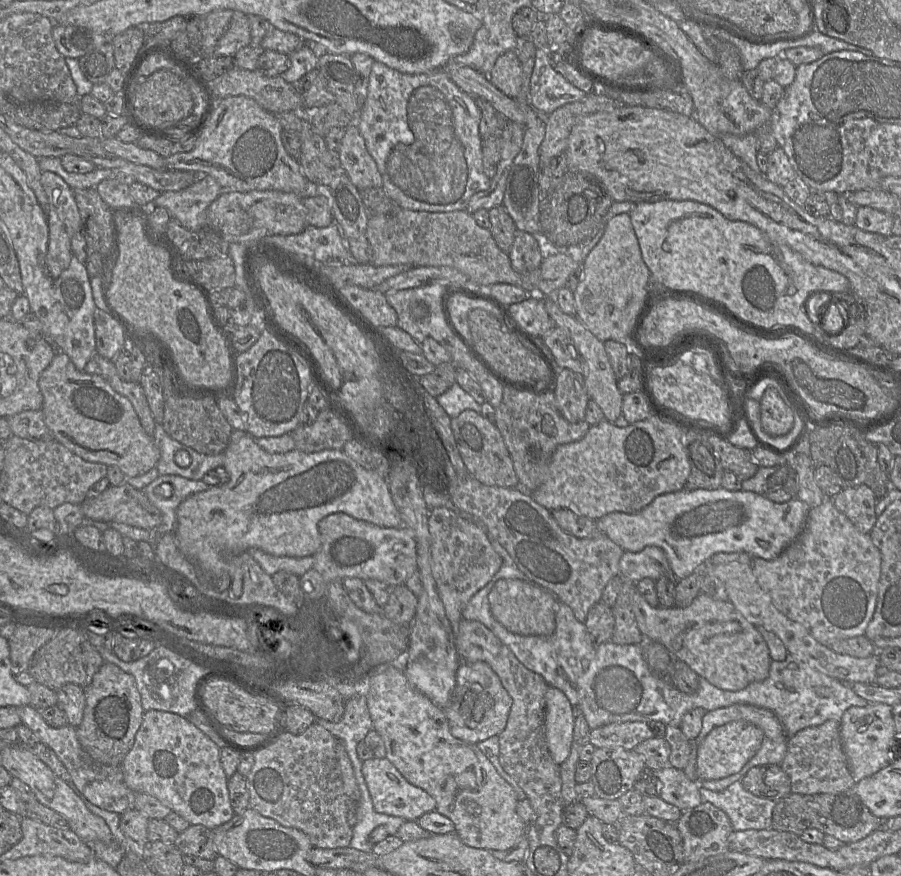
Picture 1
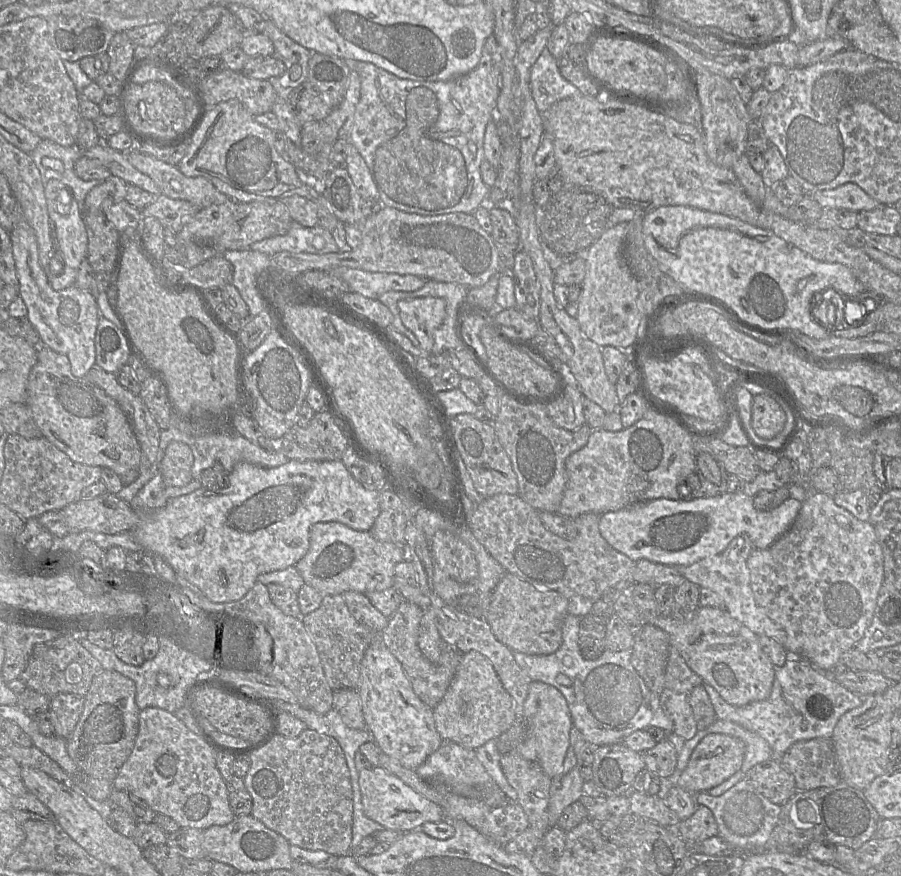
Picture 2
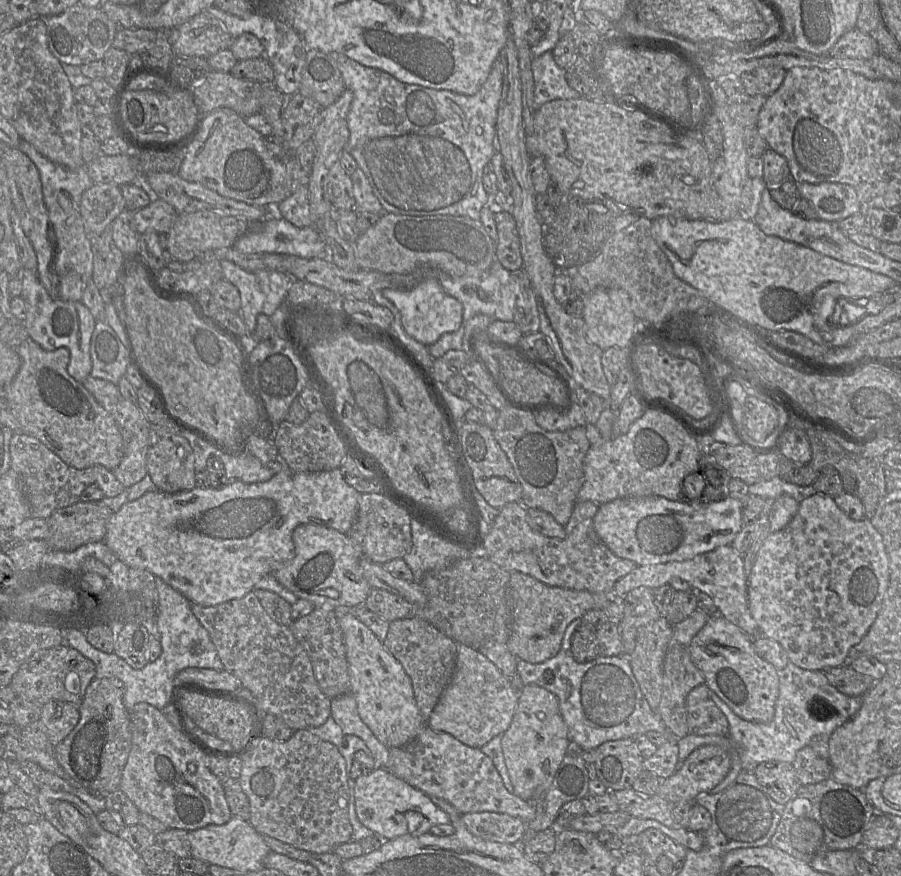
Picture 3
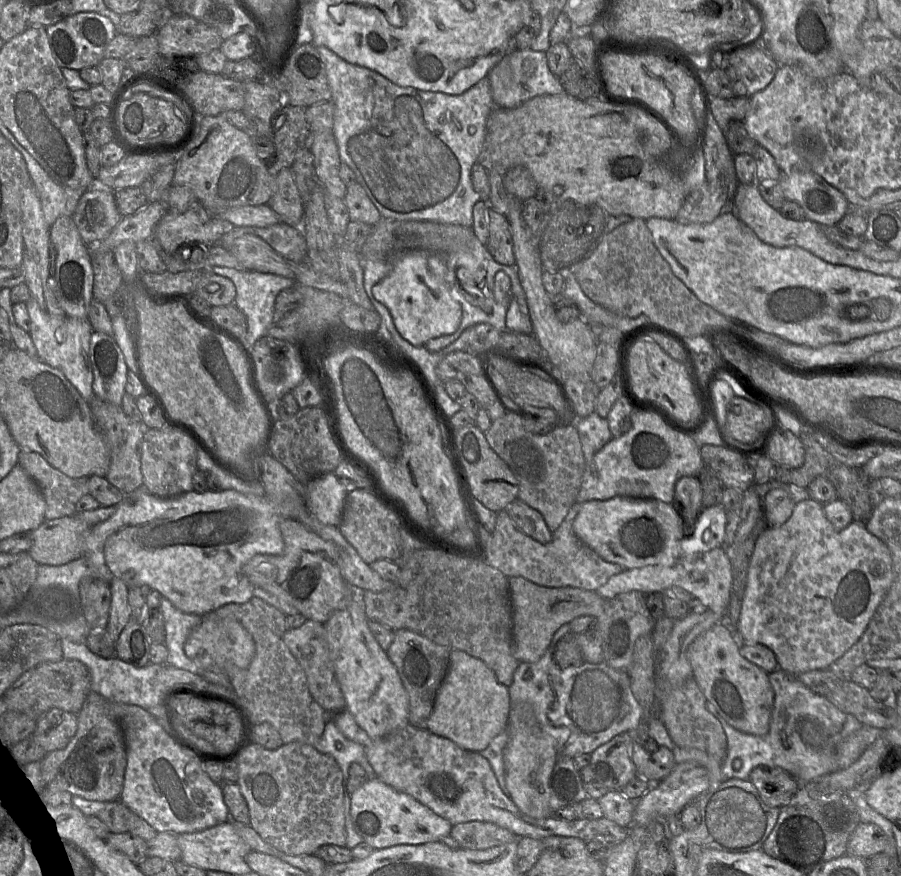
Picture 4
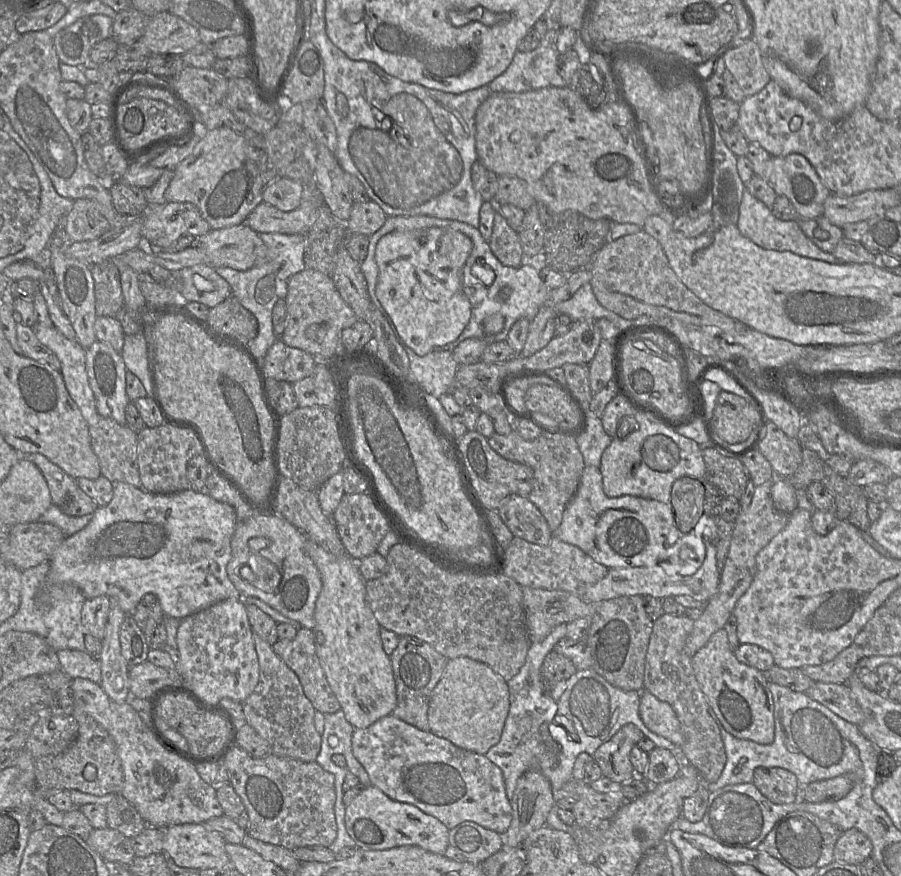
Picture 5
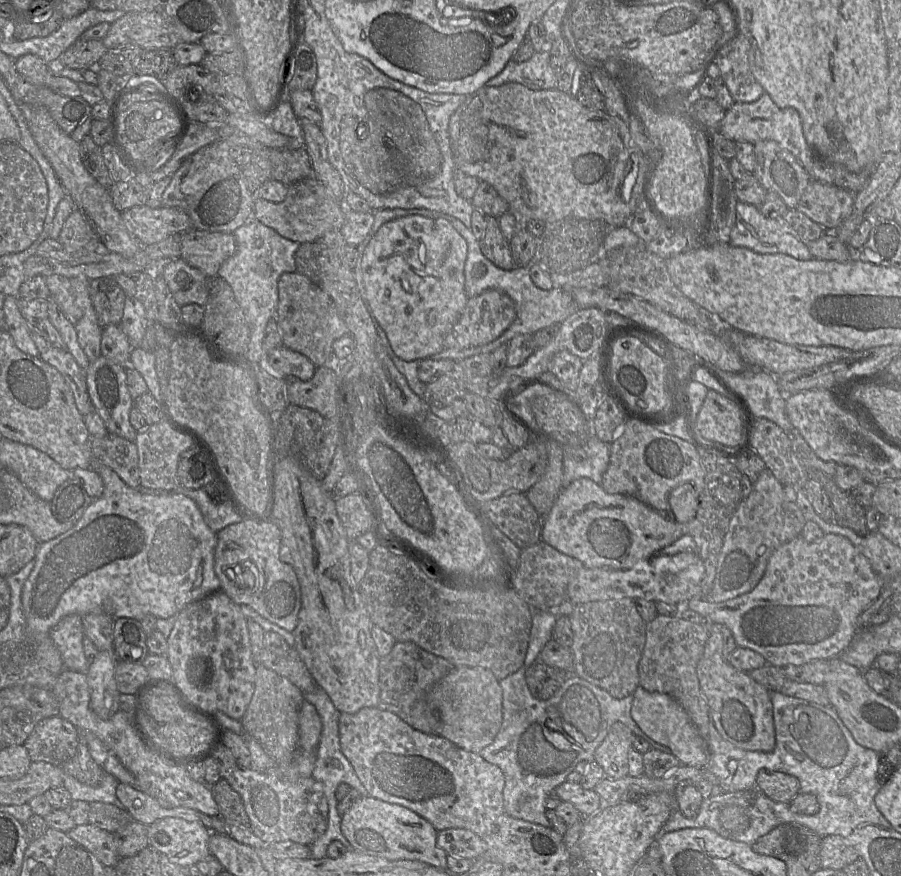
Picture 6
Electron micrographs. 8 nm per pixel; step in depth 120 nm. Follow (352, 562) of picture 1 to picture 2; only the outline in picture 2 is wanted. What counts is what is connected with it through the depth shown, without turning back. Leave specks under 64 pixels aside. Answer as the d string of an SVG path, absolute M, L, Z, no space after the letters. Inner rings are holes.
M319 522L311 526L310 547L295 567L304 583L323 596L347 591L369 594L392 588L395 583L394 567L407 559L402 545L375 539L369 531L356 531L339 522Z

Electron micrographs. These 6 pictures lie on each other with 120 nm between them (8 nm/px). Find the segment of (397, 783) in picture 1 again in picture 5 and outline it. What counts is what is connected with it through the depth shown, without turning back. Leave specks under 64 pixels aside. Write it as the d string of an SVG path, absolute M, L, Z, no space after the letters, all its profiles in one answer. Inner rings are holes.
M374 785L366 787L346 807L345 826L357 847L368 850L386 850L413 845L444 855L449 846L450 829L441 821L412 804L391 799Z

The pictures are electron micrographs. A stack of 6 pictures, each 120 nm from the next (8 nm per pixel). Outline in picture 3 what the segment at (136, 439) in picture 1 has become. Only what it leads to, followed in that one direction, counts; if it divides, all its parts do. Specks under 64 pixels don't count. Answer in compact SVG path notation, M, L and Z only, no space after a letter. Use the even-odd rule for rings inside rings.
M28 338L15 348L20 367L1 395L23 434L30 435L76 469L96 465L109 471L120 464L123 440L114 418L97 402L85 386L67 372L70 353L66 348L46 351Z

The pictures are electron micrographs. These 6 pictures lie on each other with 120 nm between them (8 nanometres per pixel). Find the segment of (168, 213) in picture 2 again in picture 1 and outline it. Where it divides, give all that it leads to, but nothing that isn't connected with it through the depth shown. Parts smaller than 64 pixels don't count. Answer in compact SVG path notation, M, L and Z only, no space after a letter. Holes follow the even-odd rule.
M202 175L182 191L161 193L153 206L166 208L189 231L199 231L206 228L206 210L223 191L215 178Z

